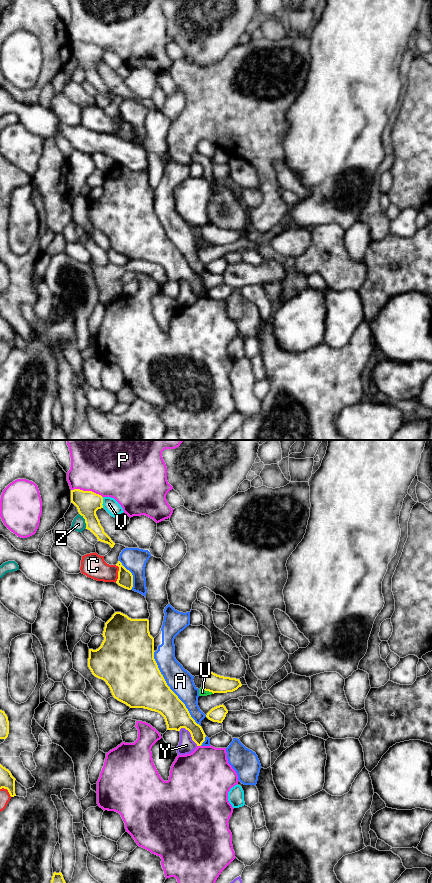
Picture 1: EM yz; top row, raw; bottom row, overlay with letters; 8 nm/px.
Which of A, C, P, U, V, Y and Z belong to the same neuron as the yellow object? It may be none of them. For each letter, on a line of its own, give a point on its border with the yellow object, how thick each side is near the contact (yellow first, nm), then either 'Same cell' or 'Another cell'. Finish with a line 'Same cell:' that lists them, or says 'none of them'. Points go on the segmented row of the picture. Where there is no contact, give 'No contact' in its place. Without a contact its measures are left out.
A: Touches yellow at yz (170, 689). Thickness 380 nm (yellow) against 200 nm. Another cell
C: Touches yellow at yz (118, 574). Thickness 130 nm (yellow) against 190 nm. Another cell
P: Touches yellow at yz (87, 491). Thickness 190 nm (yellow) against 480 nm. Another cell
U: Touches yellow at yz (207, 690). Thickness 150 nm (yellow) against 60 nm. Another cell
V: Touches yellow at yz (102, 502). Thickness 190 nm (yellow) against 110 nm. Another cell
Y: Touches yellow at yz (191, 735). Thickness 200 nm (yellow) against 130 nm. Another cell
Z: Touches yellow at yz (85, 520). Thickness 190 nm (yellow) against 110 nm. Another cell
Same cell: none of them

